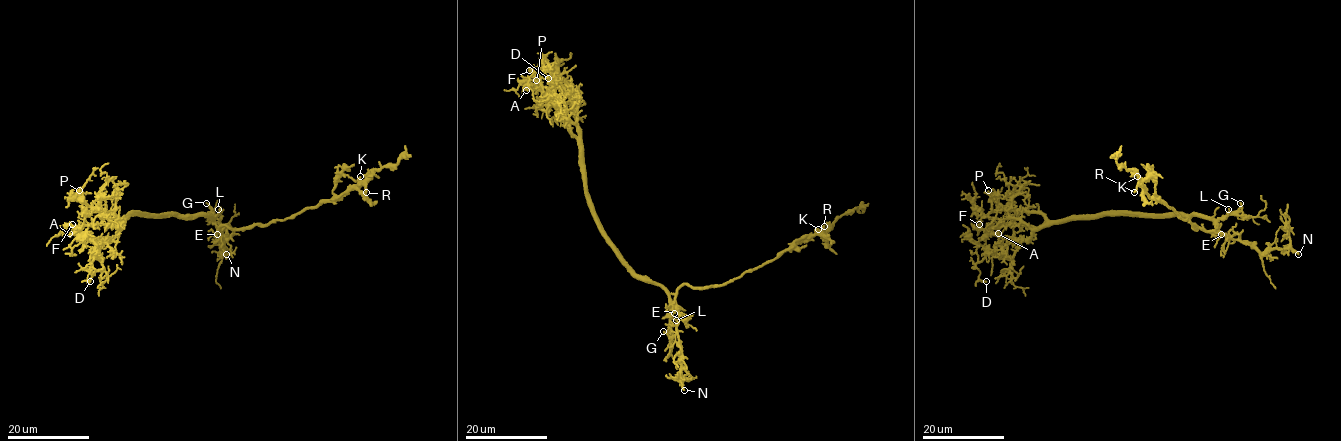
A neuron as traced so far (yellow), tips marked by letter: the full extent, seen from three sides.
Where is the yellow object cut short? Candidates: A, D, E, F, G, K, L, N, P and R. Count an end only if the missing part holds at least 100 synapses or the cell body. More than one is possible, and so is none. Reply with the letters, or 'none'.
N

